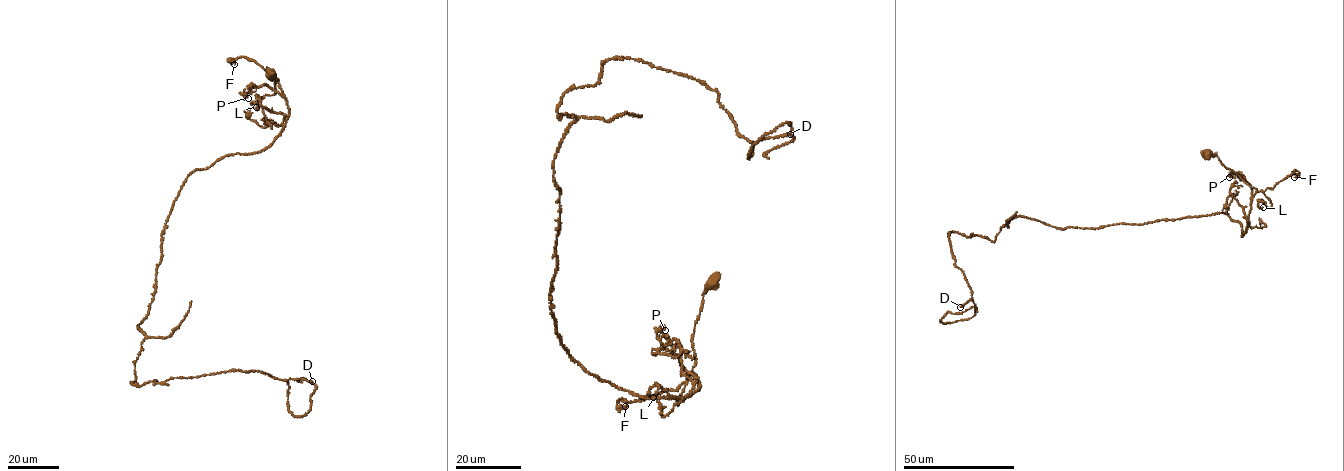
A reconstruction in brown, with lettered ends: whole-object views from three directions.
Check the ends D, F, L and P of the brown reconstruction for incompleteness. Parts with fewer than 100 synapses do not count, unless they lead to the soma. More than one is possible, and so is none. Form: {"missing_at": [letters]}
{"missing_at": []}

